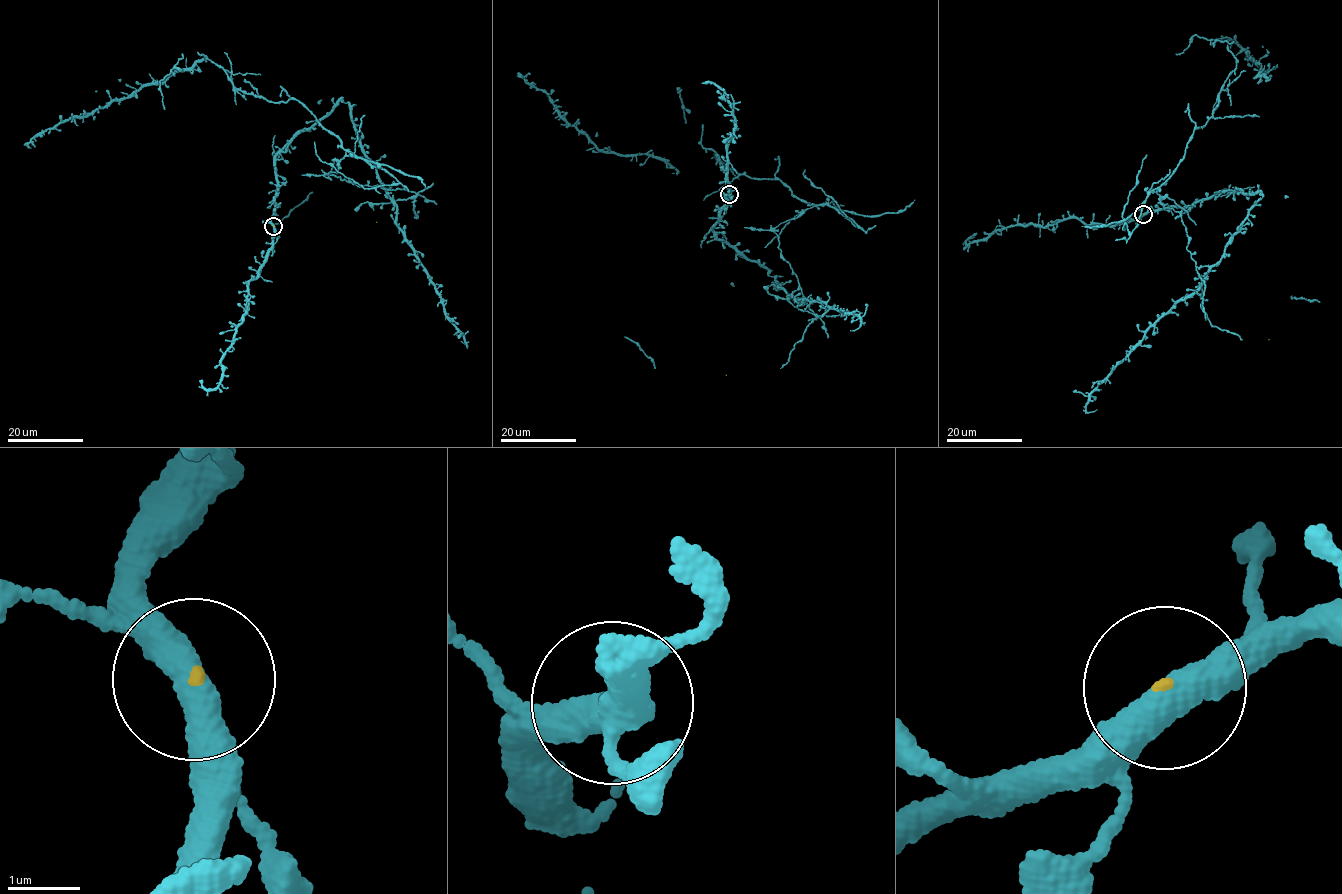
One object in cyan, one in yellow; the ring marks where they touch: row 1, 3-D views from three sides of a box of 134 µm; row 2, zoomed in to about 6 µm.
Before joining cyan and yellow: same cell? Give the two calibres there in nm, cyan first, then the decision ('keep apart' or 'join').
calibres 440 and 50 nm; keep apart

